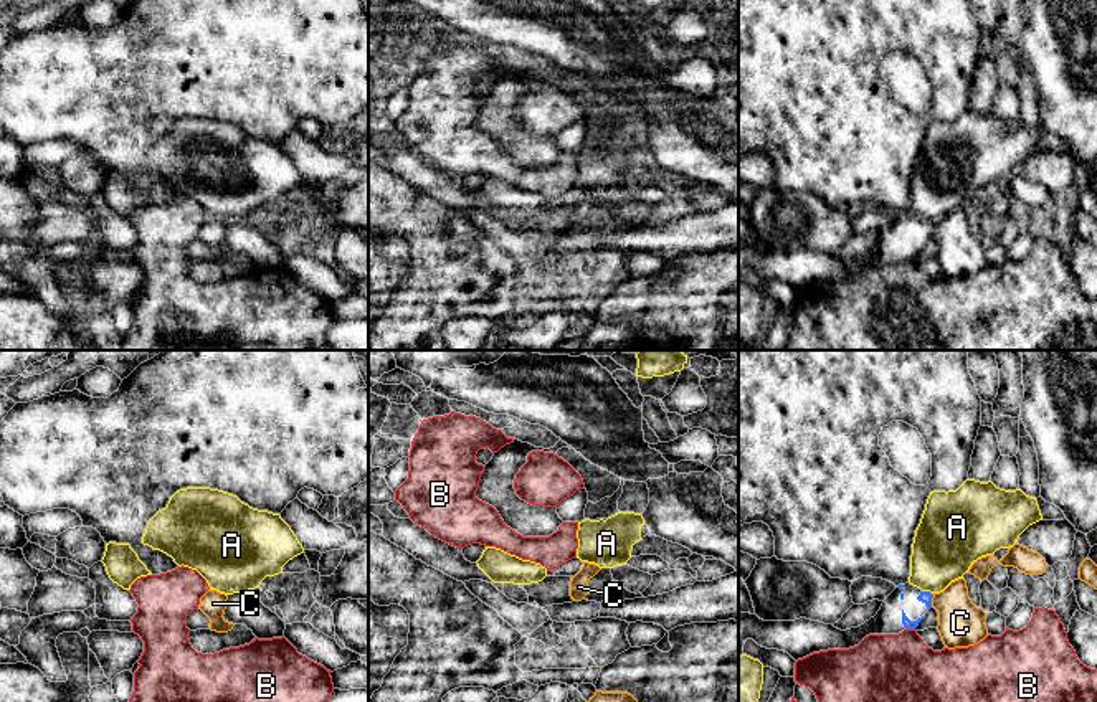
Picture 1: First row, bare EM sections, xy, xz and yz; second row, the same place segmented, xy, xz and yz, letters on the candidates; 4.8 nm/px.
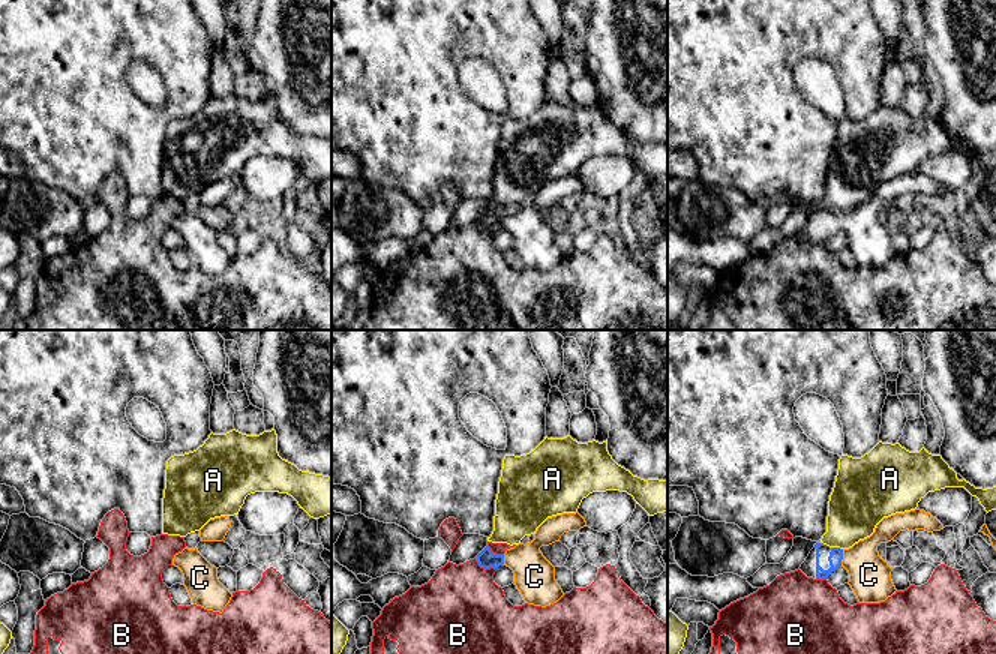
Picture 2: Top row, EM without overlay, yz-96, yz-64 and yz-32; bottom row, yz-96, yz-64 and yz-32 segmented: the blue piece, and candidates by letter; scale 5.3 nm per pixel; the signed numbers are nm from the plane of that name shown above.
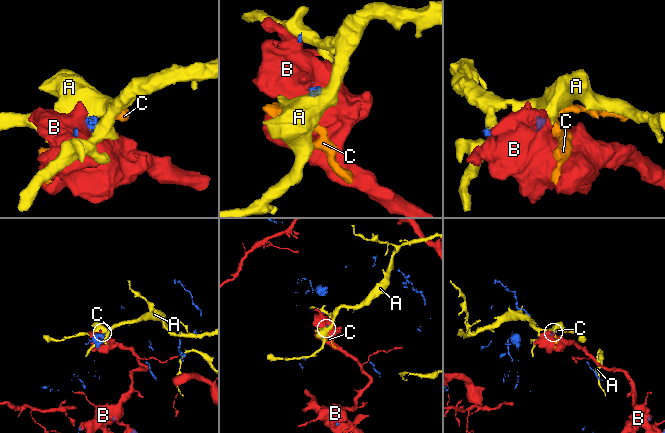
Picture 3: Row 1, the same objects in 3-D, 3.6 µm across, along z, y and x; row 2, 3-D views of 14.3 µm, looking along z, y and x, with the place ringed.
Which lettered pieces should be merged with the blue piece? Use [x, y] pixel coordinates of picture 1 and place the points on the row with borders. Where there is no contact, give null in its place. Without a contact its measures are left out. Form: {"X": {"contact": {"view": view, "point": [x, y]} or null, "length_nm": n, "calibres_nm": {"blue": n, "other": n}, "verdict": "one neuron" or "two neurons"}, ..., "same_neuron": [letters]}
{"A": {"contact": {"view": "yz", "point": [927, 592]}, "length_nm": 50, "calibres_nm": {"blue": 60, "other": 320}, "verdict": "two neurons"}, "B": {"contact": {"view": "yz", "point": [911, 628]}, "length_nm": 50, "calibres_nm": {"blue": 50, "other": 340}, "verdict": "two neurons"}, "C": {"contact": {"view": "yz", "point": [930, 600]}, "length_nm": 70, "calibres_nm": {"blue": 60, "other": 220}, "verdict": "one neuron"}, "same_neuron": ["C"]}

